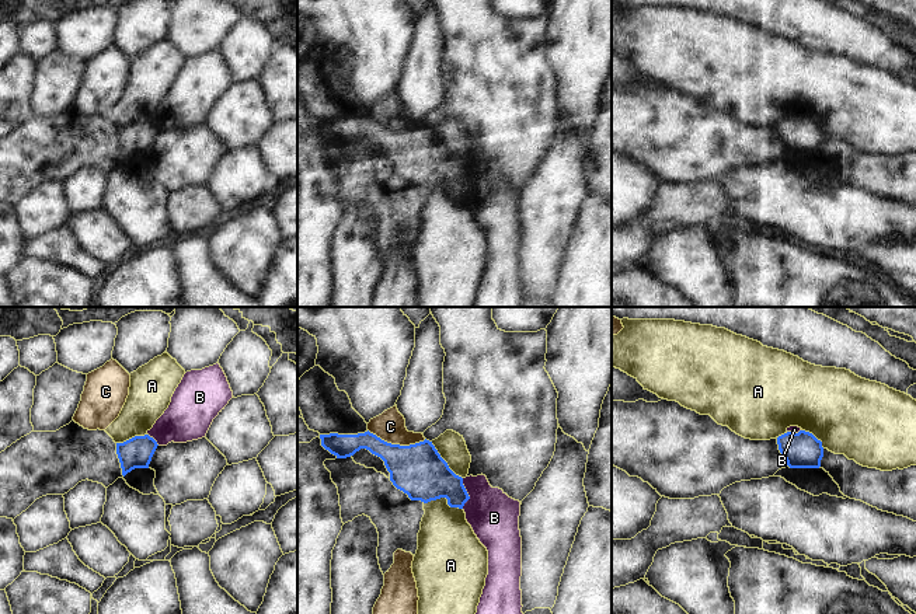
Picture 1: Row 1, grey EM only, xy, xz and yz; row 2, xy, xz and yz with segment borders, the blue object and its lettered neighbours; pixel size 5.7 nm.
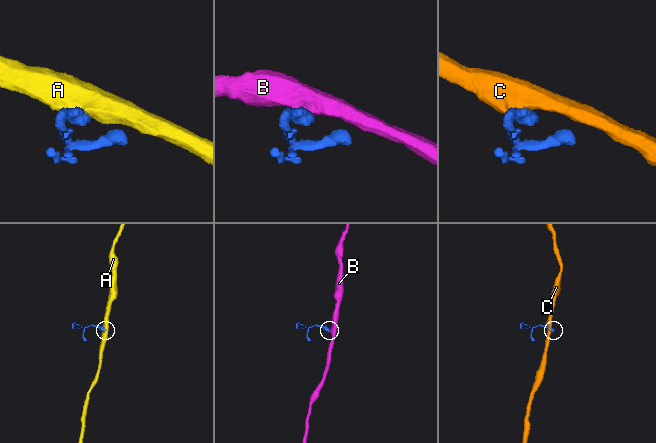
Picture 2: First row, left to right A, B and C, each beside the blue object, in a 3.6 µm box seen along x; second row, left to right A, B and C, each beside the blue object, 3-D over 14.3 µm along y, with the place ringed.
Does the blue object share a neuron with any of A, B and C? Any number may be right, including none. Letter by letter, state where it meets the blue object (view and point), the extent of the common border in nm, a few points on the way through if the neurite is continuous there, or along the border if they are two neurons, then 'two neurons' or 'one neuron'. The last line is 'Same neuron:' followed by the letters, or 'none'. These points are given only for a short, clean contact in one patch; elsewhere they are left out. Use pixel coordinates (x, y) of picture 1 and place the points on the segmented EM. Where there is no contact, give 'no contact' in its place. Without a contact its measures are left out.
A: contact xz (445, 496); length 220 nm; two neurons
B: contact xz (467, 494); length 180 nm; border xz (462, 478), (469, 496), (463, 508); two neurons
C: contact xz (397, 445); length 340 nm; two neurons
Same neuron: none

